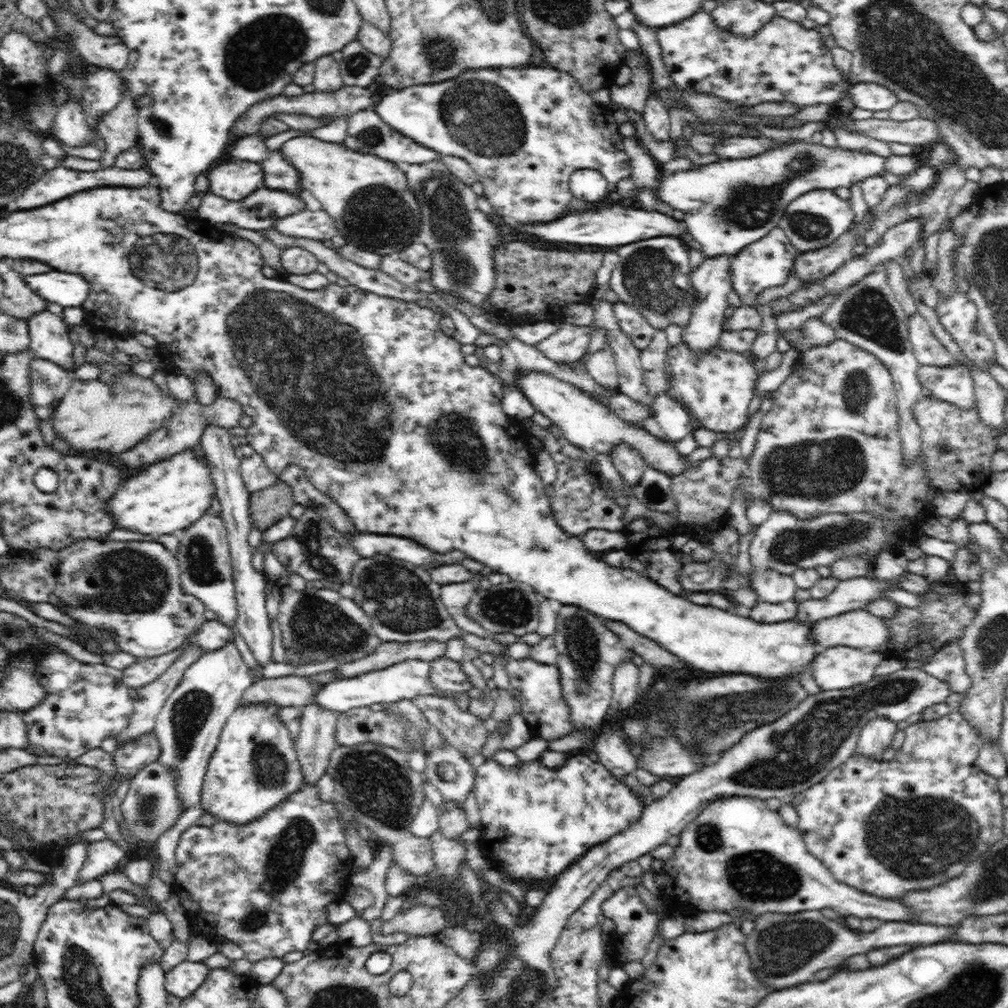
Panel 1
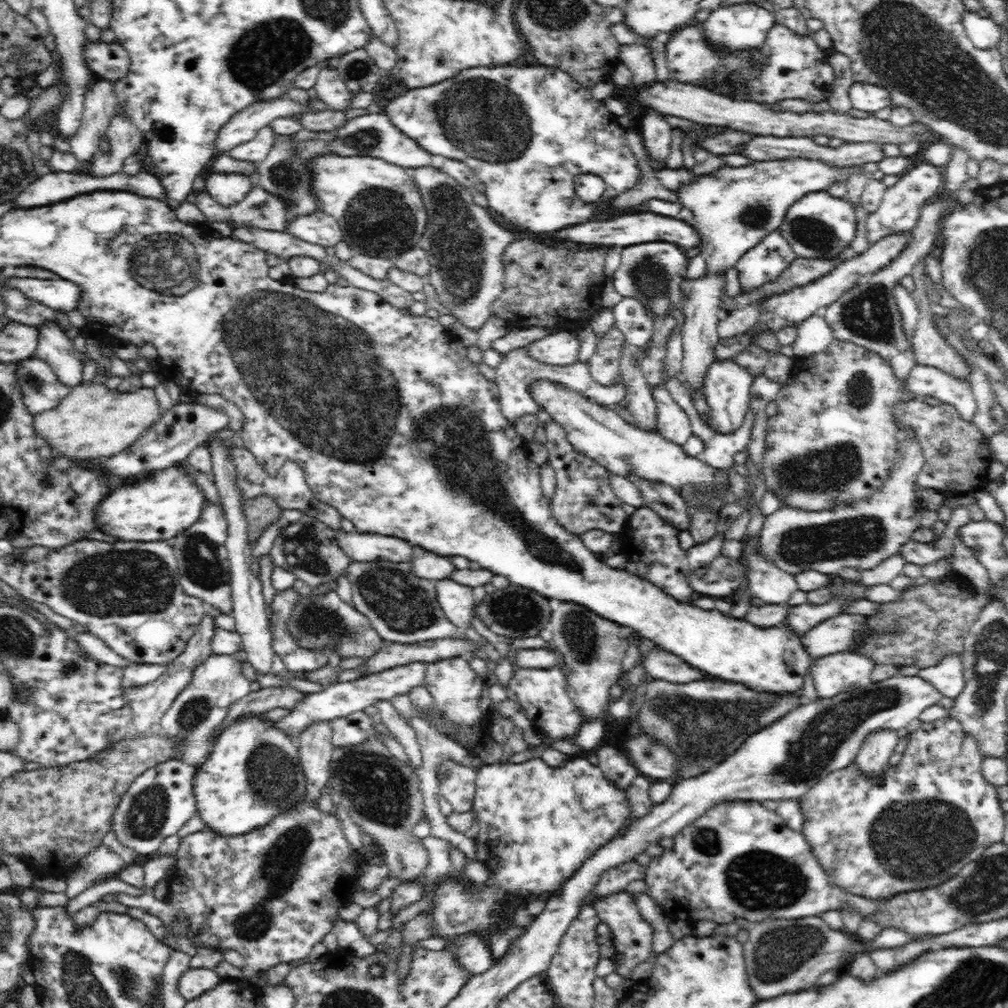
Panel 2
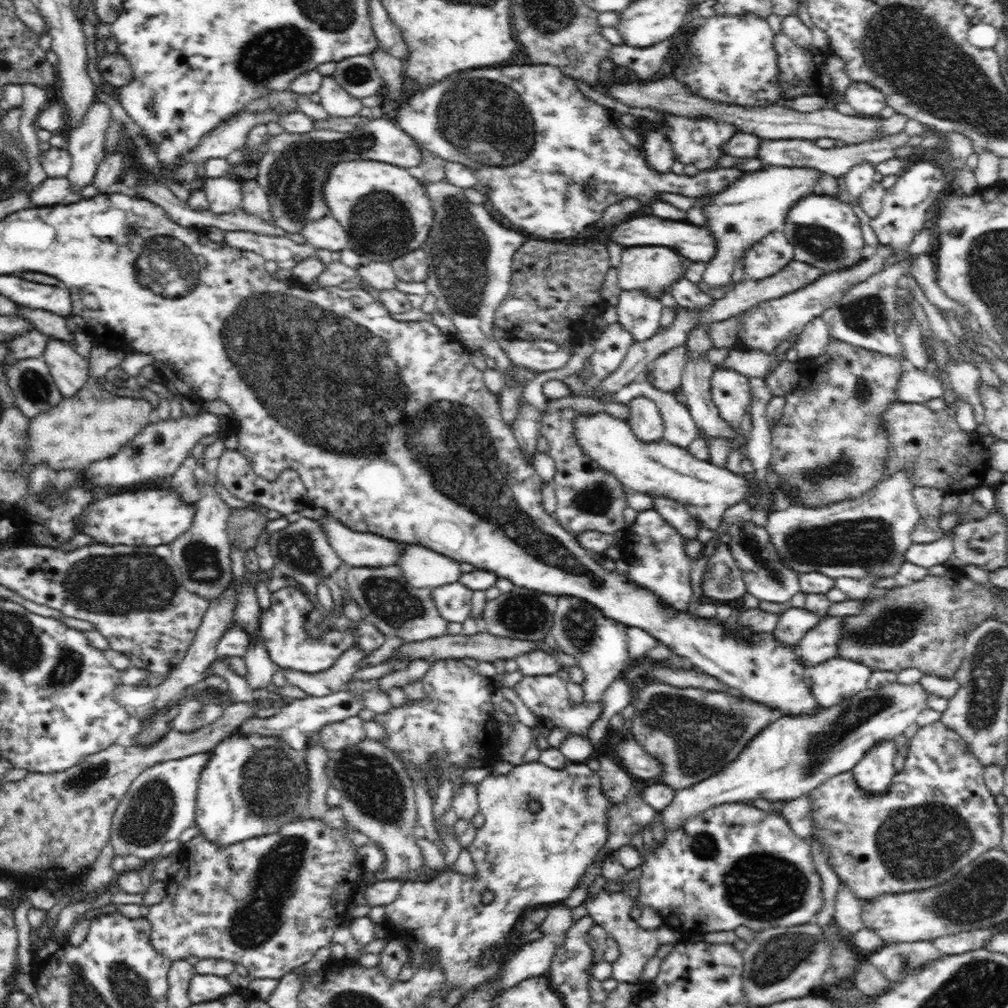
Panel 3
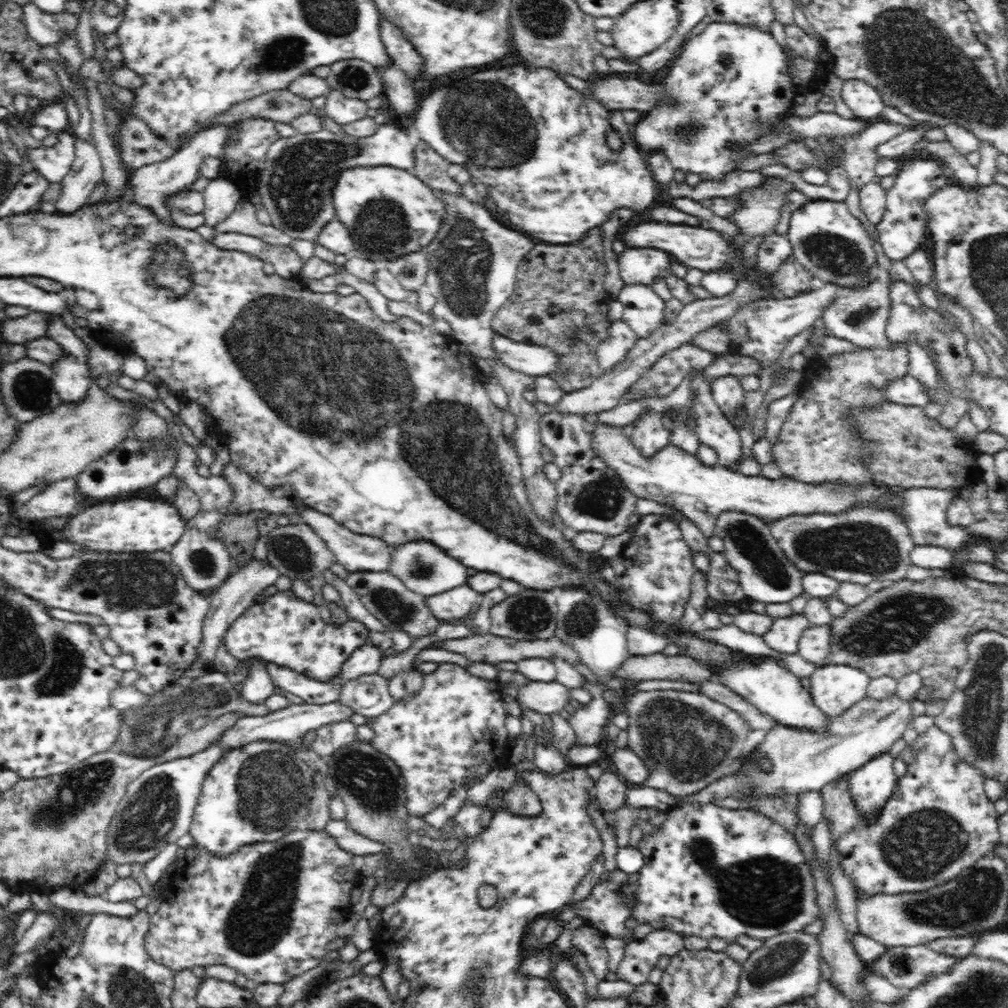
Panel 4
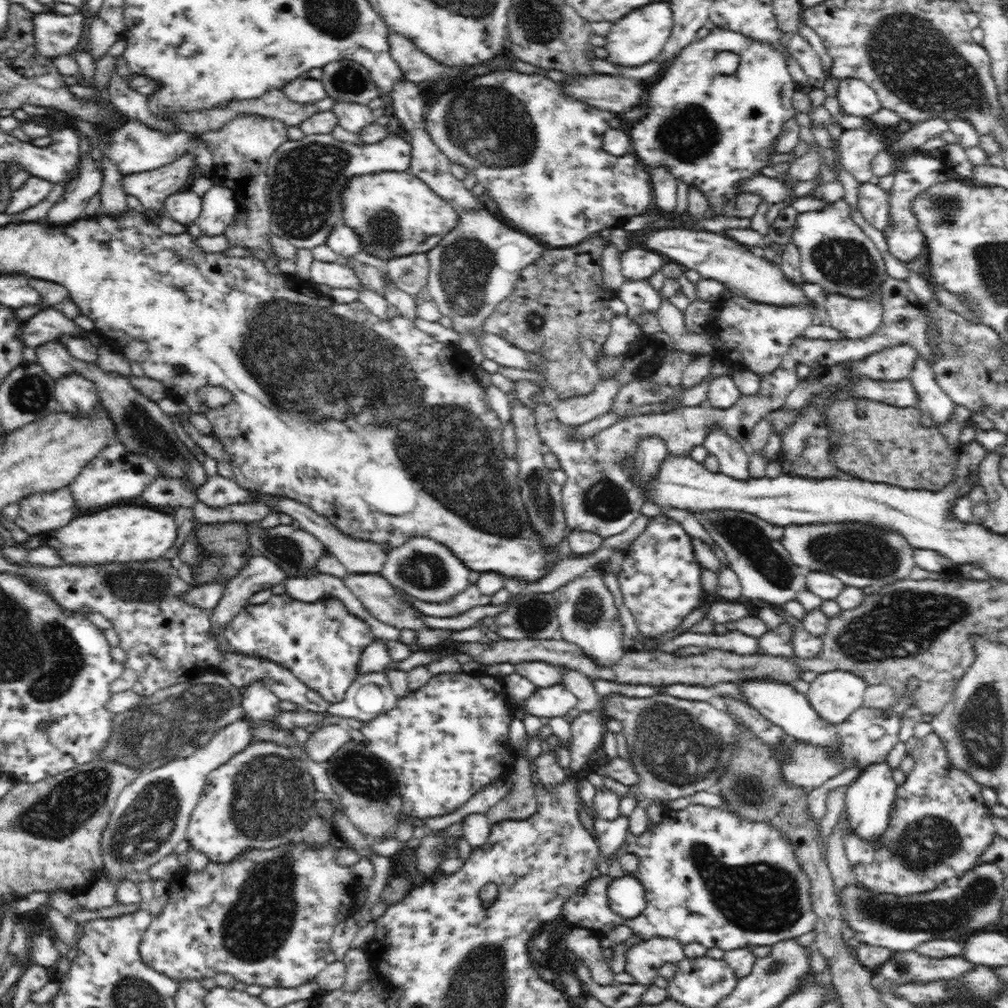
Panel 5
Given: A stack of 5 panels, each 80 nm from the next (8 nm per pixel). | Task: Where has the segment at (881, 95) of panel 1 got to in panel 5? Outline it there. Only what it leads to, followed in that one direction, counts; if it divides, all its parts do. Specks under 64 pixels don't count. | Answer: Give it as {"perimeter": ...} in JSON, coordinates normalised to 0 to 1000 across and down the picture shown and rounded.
{"perimeter":[[[849,77],[833,80],[829,97],[837,111],[845,115],[863,117],[875,107],[869,91],[859,81]]]}

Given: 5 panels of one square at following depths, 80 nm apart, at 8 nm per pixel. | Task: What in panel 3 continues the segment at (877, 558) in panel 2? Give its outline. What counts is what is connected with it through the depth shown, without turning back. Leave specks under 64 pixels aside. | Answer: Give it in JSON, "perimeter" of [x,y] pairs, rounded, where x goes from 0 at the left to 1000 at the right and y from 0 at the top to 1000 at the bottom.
{"perimeter":[[[891,466],[877,474],[873,480],[848,495],[825,499],[821,503],[802,504],[794,500],[784,501],[779,506],[761,510],[758,525],[764,532],[765,540],[771,545],[775,558],[790,568],[813,568],[825,574],[859,574],[862,570],[886,573],[893,568],[899,546],[905,542],[904,531],[913,516],[904,486],[909,483],[902,475],[902,466]]]}

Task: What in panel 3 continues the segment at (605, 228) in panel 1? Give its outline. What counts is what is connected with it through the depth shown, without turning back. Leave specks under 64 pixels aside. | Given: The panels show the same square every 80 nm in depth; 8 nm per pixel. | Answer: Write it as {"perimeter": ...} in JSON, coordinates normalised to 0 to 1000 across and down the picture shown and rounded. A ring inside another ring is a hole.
{"perimeter":[[[635,214],[635,216],[627,216],[617,222],[603,225],[603,230],[605,232],[597,237],[613,241],[619,246],[621,244],[663,244],[663,246],[671,248],[679,257],[683,256],[688,261],[697,260],[700,262],[710,252],[710,237],[695,221],[687,224],[687,222],[677,222],[677,220],[669,220],[669,218],[657,220],[651,214]],[[605,226],[609,226],[609,228],[605,230]]]}

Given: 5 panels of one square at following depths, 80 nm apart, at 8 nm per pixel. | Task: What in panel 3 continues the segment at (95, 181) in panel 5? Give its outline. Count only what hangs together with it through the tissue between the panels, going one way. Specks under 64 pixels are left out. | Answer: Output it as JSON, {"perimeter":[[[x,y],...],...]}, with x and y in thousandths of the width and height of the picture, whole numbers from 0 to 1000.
{"perimeter":[[[96,95],[85,109],[82,121],[67,135],[67,150],[70,153],[70,168],[66,178],[71,185],[75,199],[79,198],[83,187],[89,185],[93,173],[103,157],[104,130],[110,120],[109,108],[98,101]]]}

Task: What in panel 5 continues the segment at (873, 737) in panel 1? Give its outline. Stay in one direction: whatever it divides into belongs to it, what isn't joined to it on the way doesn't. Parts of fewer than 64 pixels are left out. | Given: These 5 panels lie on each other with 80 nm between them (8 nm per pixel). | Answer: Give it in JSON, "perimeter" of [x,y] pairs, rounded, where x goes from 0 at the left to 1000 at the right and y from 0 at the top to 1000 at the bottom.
{"perimeter":[[[879,755],[857,761],[839,786],[839,812],[844,825],[850,827],[857,835],[871,835],[882,820],[883,806],[889,792],[890,779],[887,777],[883,759]]]}

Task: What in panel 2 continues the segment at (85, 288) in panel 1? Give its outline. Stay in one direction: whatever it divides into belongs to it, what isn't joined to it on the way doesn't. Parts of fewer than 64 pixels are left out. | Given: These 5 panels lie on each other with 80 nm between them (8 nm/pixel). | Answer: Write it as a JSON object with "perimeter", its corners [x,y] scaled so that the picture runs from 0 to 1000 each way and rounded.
{"perimeter":[[[8,275],[7,284],[19,288],[26,296],[49,304],[52,308],[66,311],[76,306],[79,285],[74,280],[56,276],[40,278],[30,275]]]}

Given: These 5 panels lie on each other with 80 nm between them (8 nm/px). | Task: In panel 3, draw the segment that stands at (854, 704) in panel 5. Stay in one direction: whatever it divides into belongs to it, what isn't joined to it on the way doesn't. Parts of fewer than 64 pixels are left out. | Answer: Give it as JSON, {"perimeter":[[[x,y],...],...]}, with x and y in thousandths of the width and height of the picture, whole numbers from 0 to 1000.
{"perimeter":[[[823,653],[804,661],[805,688],[813,700],[823,702],[861,684],[865,665],[854,657]]]}

